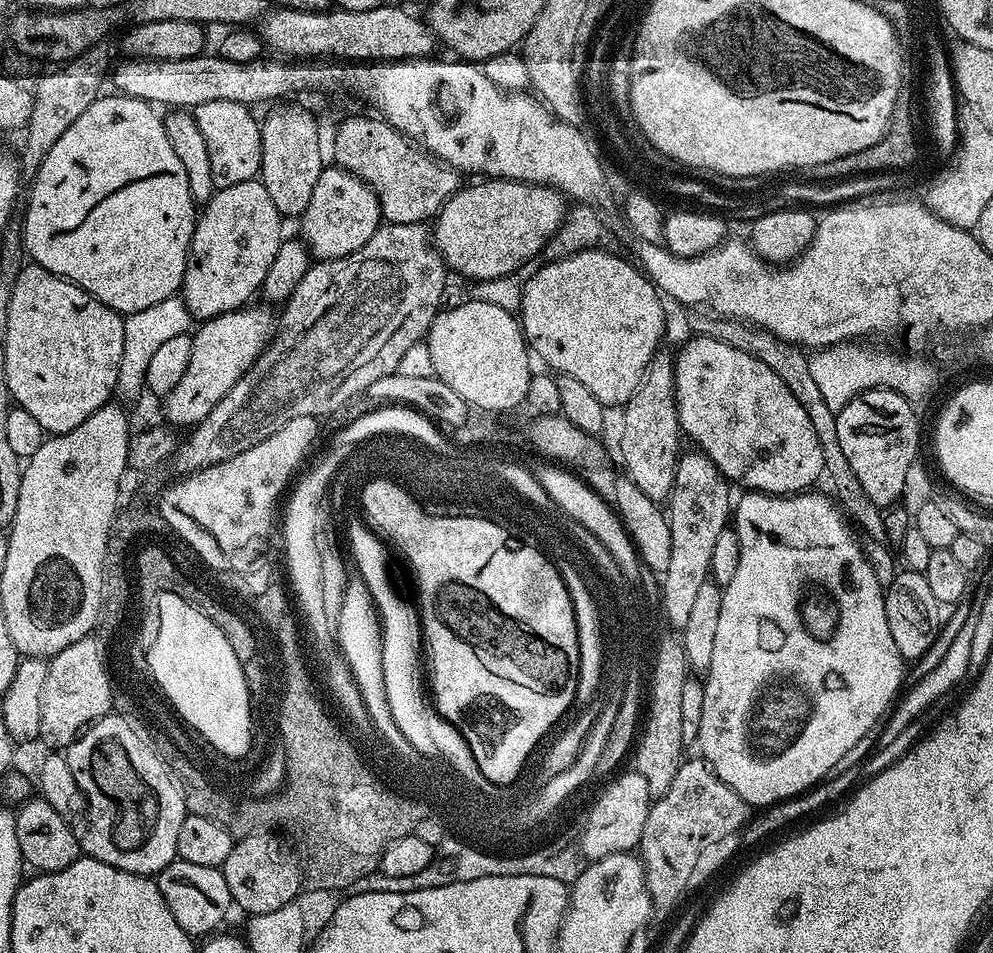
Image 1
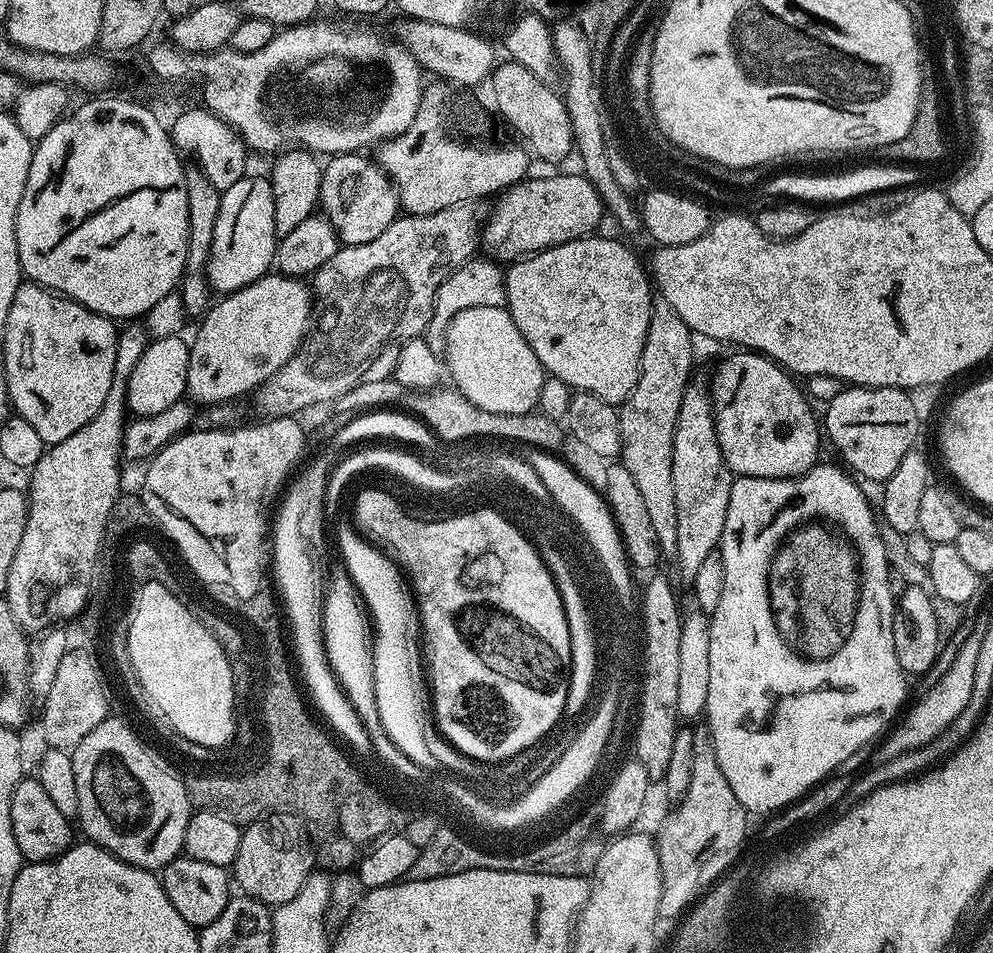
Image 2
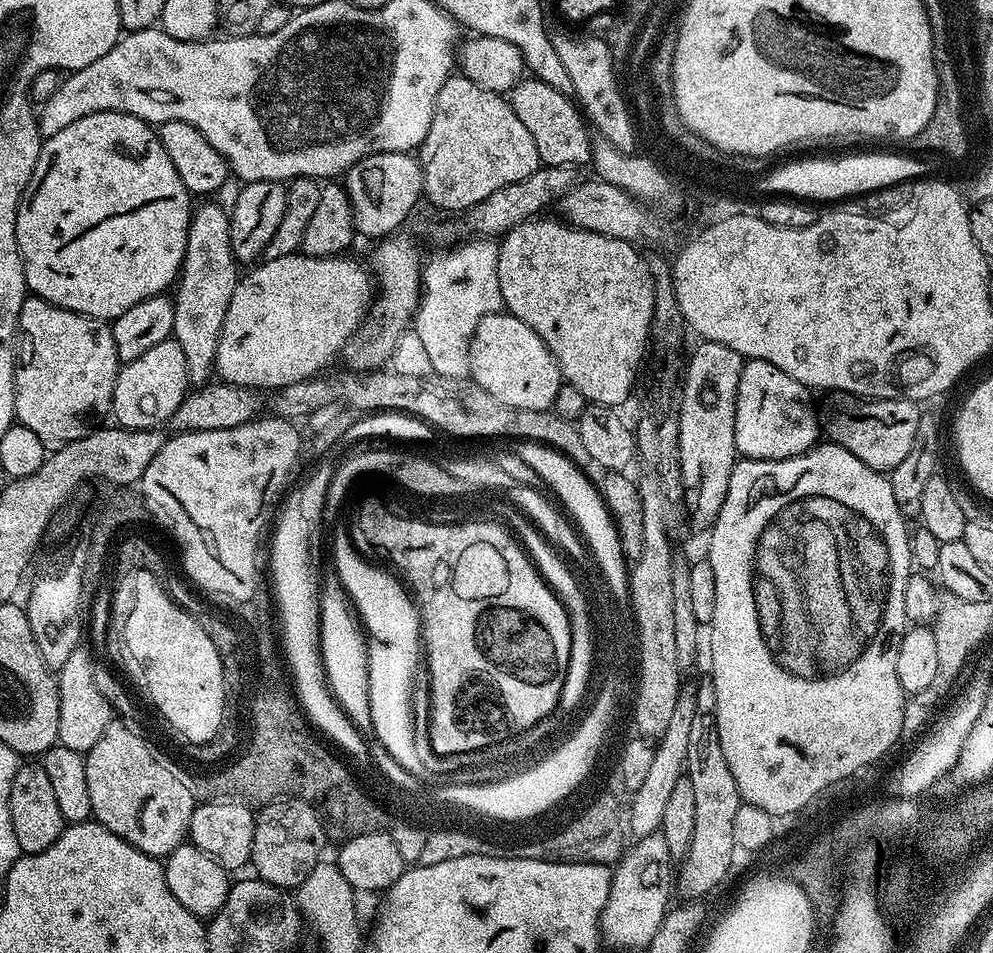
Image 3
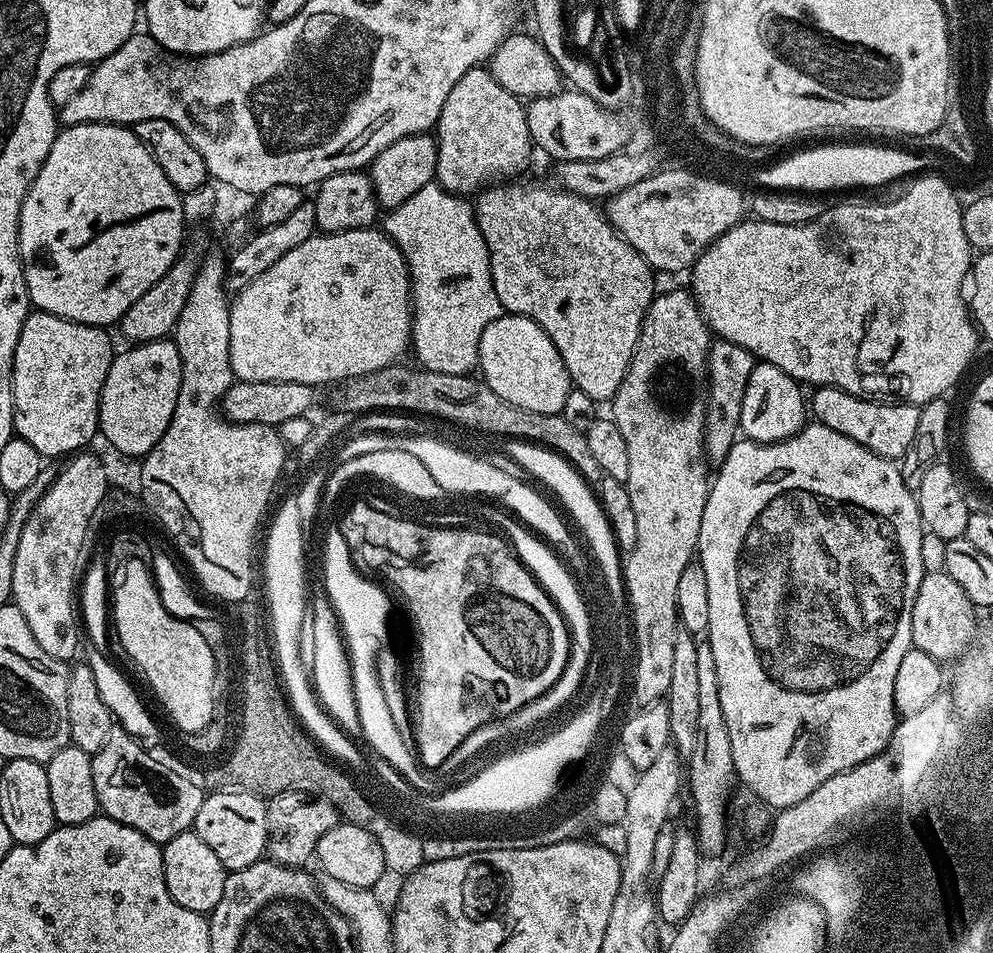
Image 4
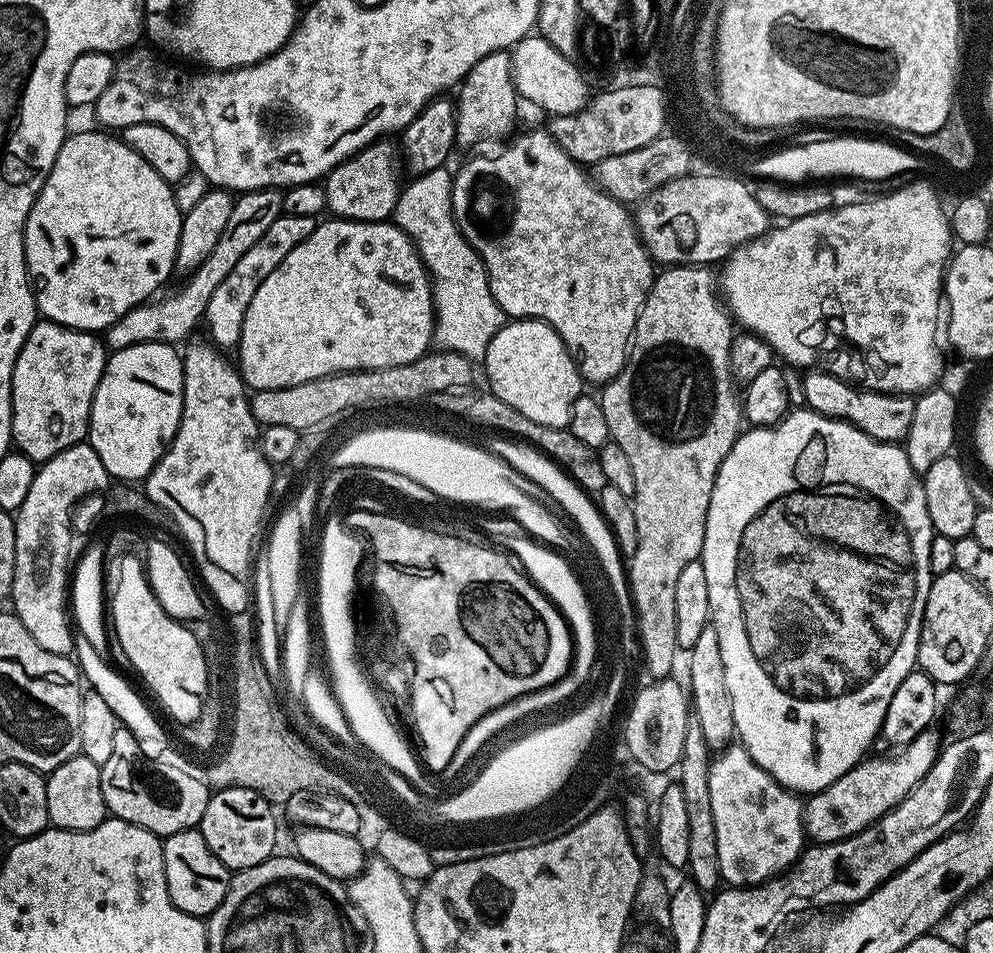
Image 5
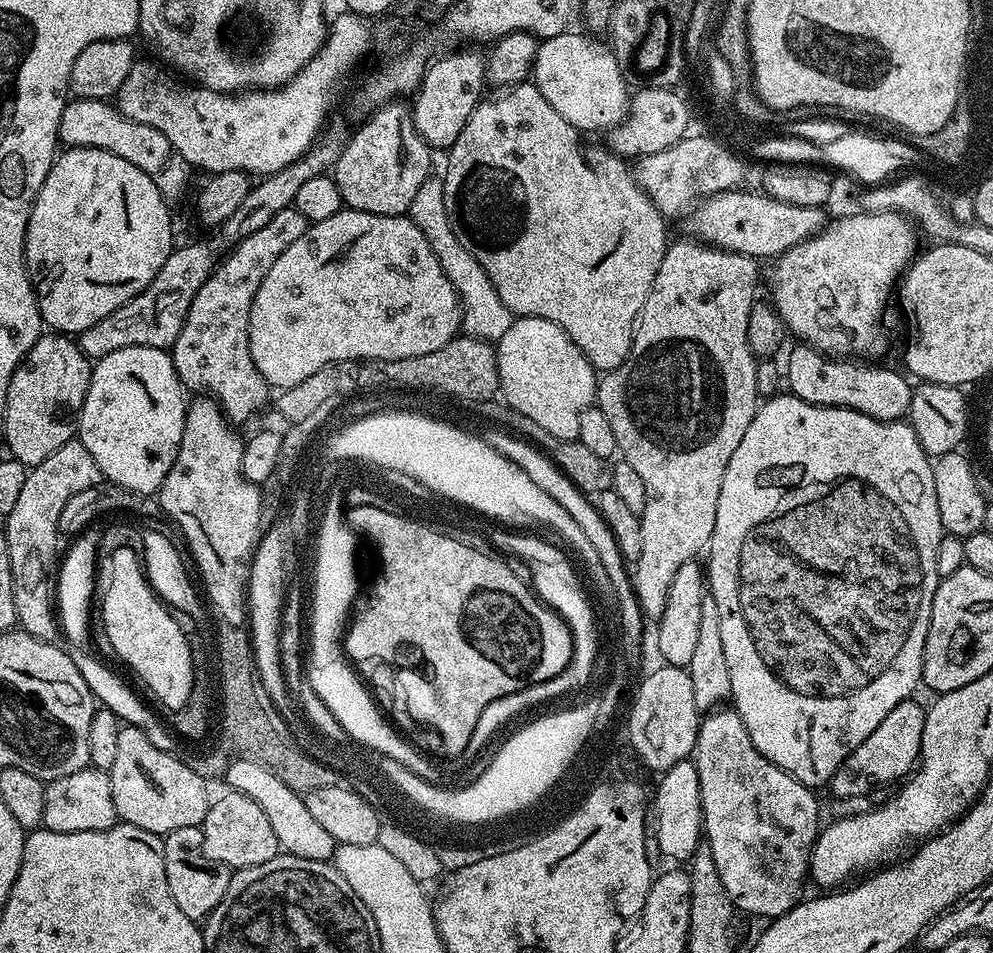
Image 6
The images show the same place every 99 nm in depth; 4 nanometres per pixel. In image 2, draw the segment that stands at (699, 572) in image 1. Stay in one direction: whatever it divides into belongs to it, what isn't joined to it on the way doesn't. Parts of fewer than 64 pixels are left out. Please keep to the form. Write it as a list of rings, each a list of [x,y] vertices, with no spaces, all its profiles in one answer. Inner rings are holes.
[[[689,383],[688,389],[684,391],[682,406],[678,410],[678,422],[674,426],[672,455],[674,506],[678,514],[678,546],[674,563],[680,567],[680,576],[684,582],[691,582],[694,574],[698,574],[706,554],[719,549],[734,479],[734,473],[728,469],[728,463],[724,461],[718,446],[709,389],[696,383]]]

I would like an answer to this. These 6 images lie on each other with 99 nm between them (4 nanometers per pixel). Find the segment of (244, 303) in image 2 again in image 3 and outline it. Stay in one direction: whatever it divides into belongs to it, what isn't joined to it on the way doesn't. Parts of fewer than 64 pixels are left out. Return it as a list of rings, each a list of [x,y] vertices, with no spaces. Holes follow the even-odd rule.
[[[293,254],[264,260],[257,263],[253,272],[248,272],[239,277],[236,282],[236,289],[230,298],[230,306],[226,306],[226,318],[222,322],[222,330],[218,338],[218,350],[216,351],[215,375],[223,383],[237,384],[243,388],[254,388],[257,390],[275,390],[285,388],[294,382],[302,382],[319,377],[324,367],[335,355],[336,357],[343,351],[345,345],[351,340],[356,329],[363,323],[364,316],[367,315],[368,305],[372,300],[372,276],[371,273],[352,254],[339,254],[337,256],[305,256],[303,254]]]

